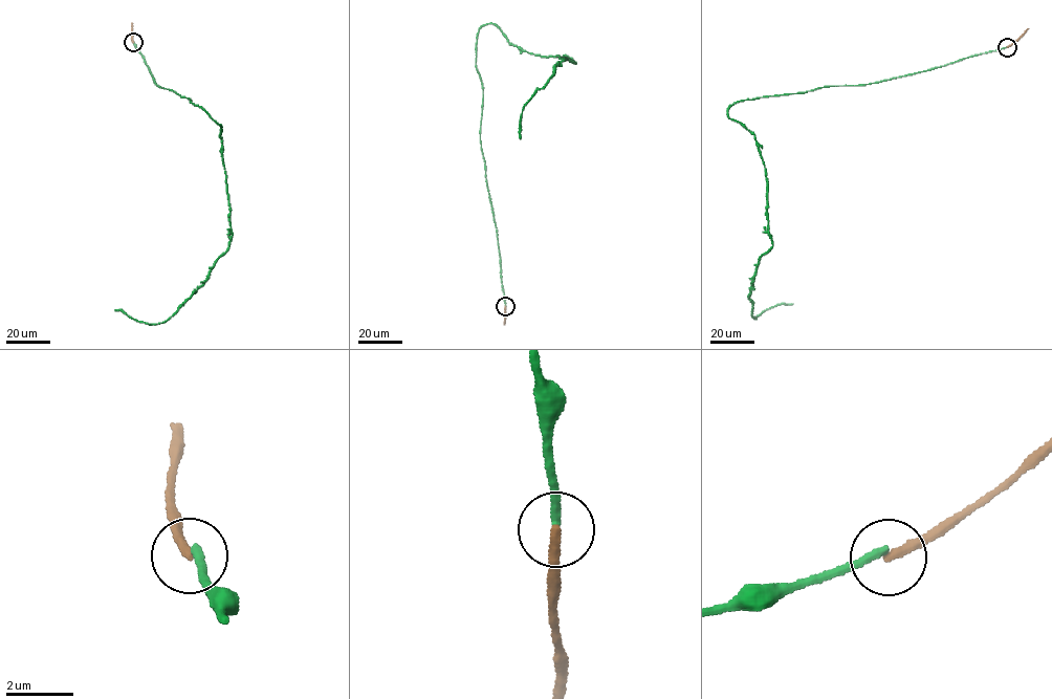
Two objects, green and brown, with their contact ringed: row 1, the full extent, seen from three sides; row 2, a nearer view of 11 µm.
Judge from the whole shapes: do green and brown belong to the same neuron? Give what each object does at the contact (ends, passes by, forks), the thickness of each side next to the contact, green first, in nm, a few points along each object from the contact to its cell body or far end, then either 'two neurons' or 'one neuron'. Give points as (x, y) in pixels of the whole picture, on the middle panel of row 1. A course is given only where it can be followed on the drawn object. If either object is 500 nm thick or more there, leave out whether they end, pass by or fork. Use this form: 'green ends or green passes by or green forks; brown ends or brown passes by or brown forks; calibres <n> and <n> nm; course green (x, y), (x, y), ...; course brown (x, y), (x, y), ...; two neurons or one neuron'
green ends; brown ends; calibres 240 and 280 nm; course green (505, 306), (480, 135), (476, 41), (488, 23), (524, 50), (575, 63), (555, 65), (523, 107), (521, 138); course brown (505, 306), (504, 324); two neurons

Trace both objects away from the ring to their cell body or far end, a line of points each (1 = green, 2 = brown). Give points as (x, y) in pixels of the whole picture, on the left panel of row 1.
1: (133, 42), (155, 85), (190, 99), (221, 127), (231, 234), (209, 278), (165, 321), (148, 324), (115, 309)
2: (133, 42), (132, 23)

